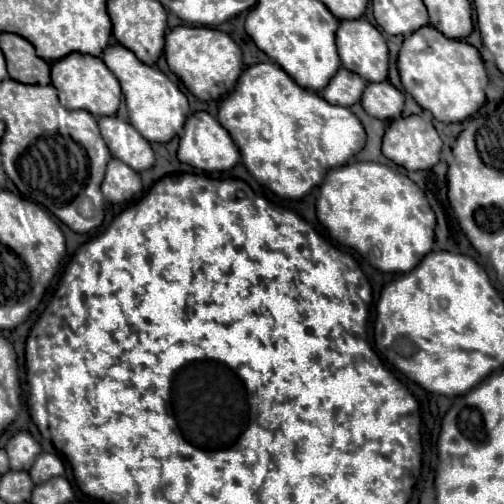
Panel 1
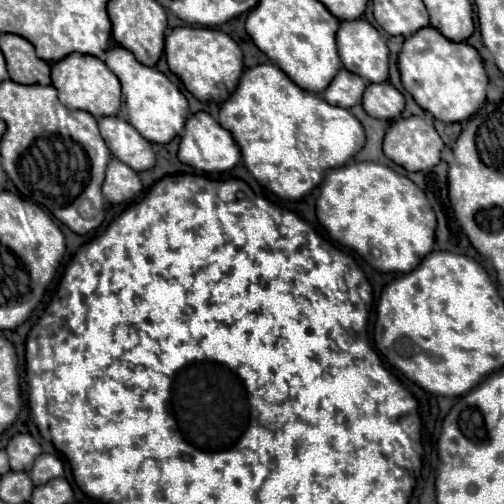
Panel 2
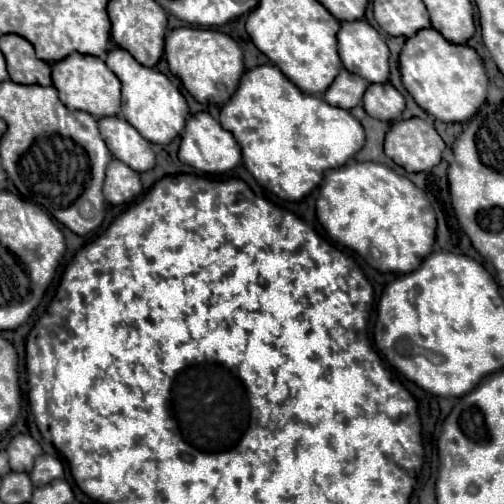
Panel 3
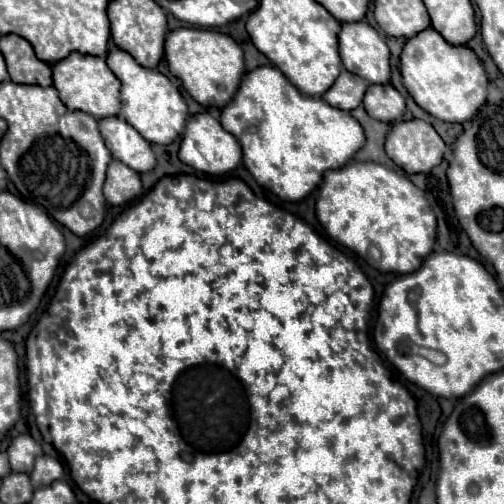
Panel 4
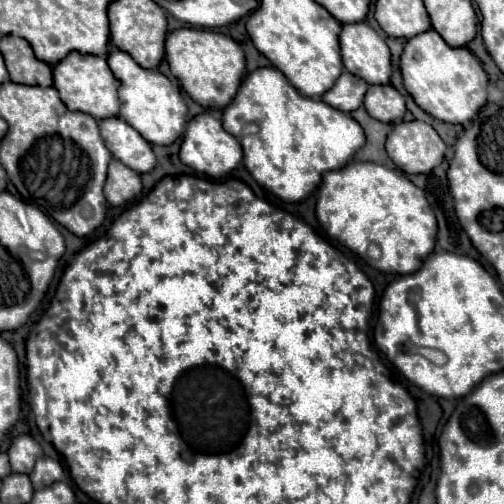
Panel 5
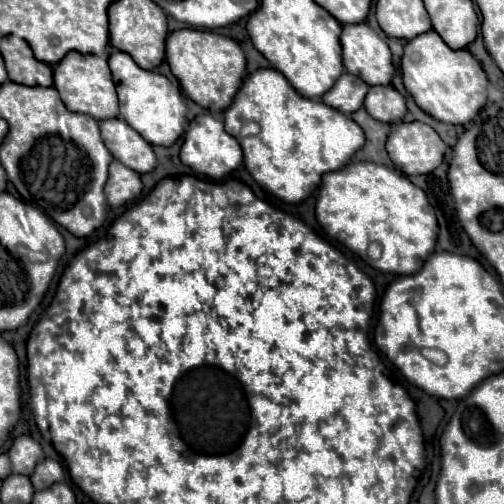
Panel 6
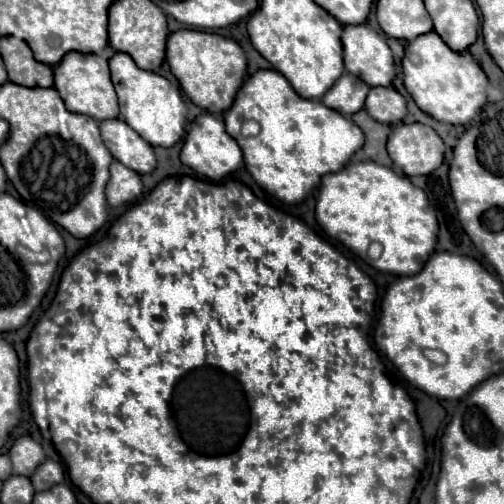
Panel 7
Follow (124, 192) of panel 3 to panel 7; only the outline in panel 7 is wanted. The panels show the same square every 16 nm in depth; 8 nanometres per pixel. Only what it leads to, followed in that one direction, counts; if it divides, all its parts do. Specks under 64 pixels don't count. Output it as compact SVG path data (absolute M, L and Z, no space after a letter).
M118 160L110 164L110 180L106 184L106 198L110 206L122 206L128 202L136 202L142 196L142 180L140 174L126 168Z

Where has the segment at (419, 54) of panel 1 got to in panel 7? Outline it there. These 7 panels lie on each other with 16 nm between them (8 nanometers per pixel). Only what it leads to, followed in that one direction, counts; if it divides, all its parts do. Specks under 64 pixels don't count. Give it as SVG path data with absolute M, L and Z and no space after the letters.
M432 30L416 36L404 48L402 58L404 86L418 104L418 108L432 118L446 124L468 124L486 104L488 78L470 52L454 52Z

